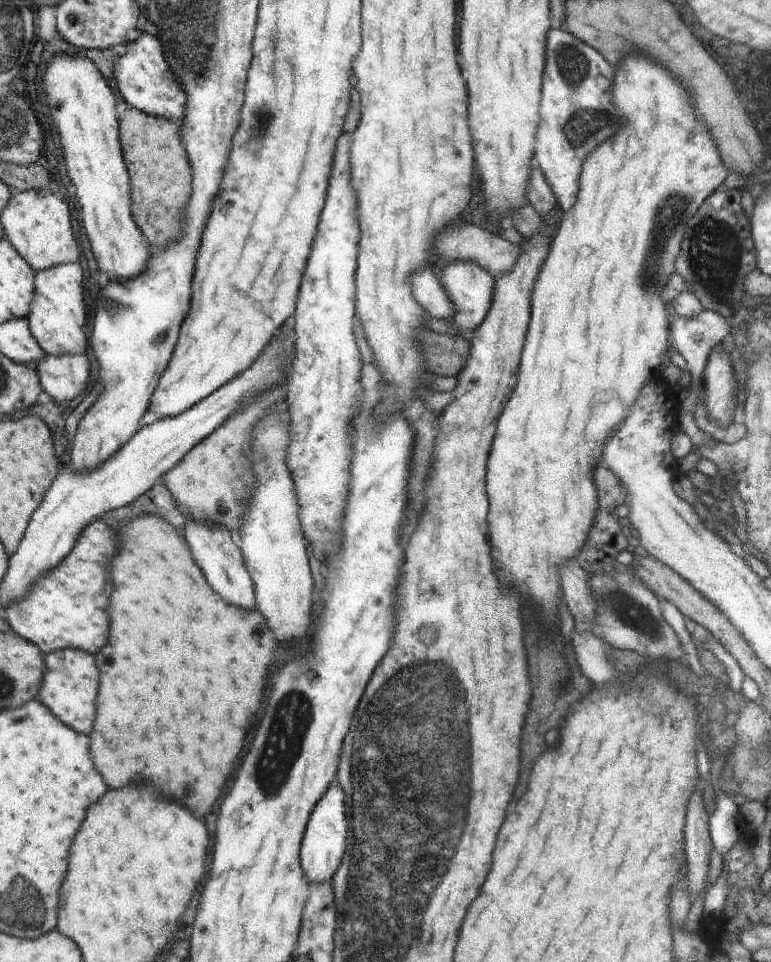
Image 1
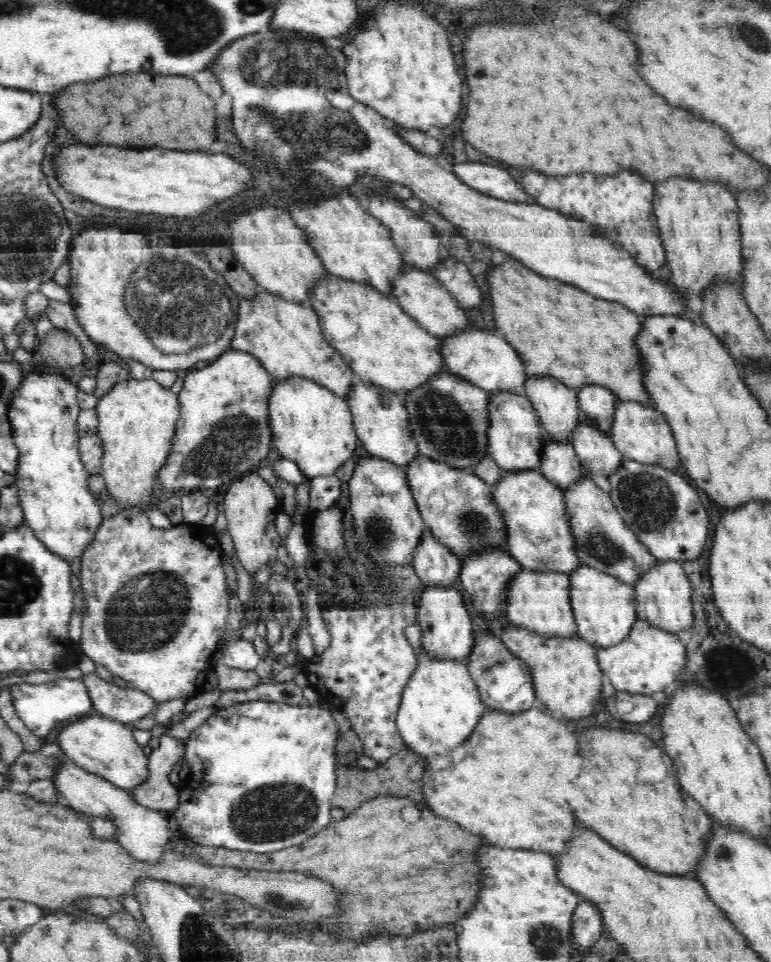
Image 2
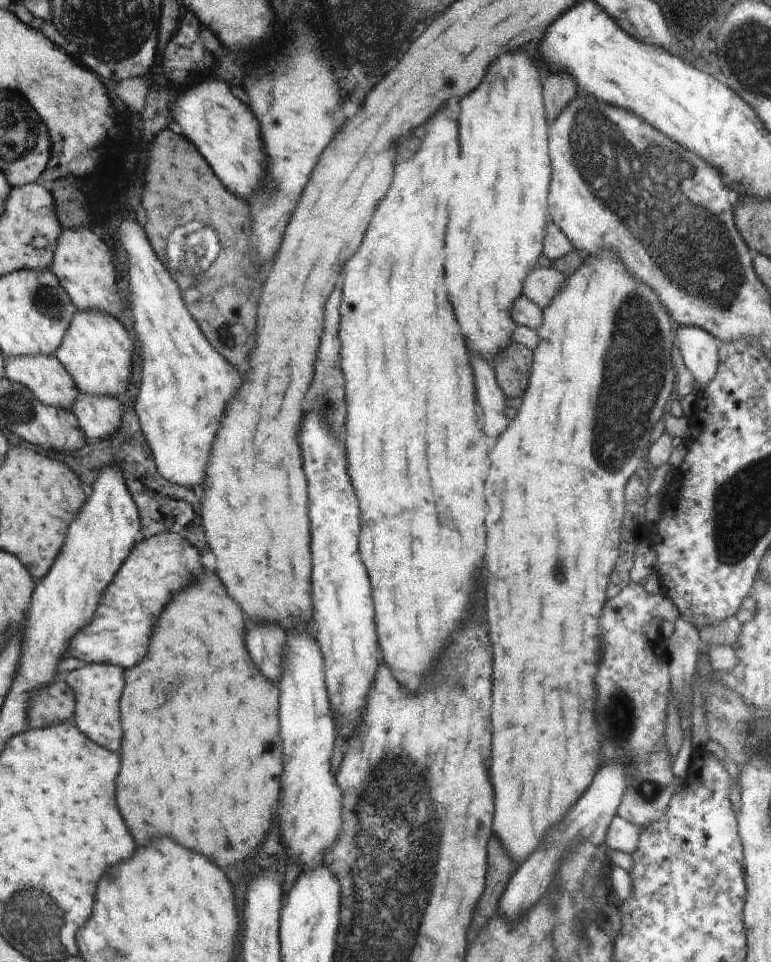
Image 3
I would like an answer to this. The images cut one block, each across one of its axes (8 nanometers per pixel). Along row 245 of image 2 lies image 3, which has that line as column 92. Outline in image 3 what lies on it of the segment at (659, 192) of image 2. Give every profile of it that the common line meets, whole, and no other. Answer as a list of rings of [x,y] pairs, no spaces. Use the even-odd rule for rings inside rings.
[[[86,663],[86,666],[64,674],[68,686],[73,687],[76,695],[76,712],[72,718],[74,724],[98,742],[106,750],[120,750],[122,730],[120,730],[120,698],[124,692],[124,670],[121,666],[104,663]]]

